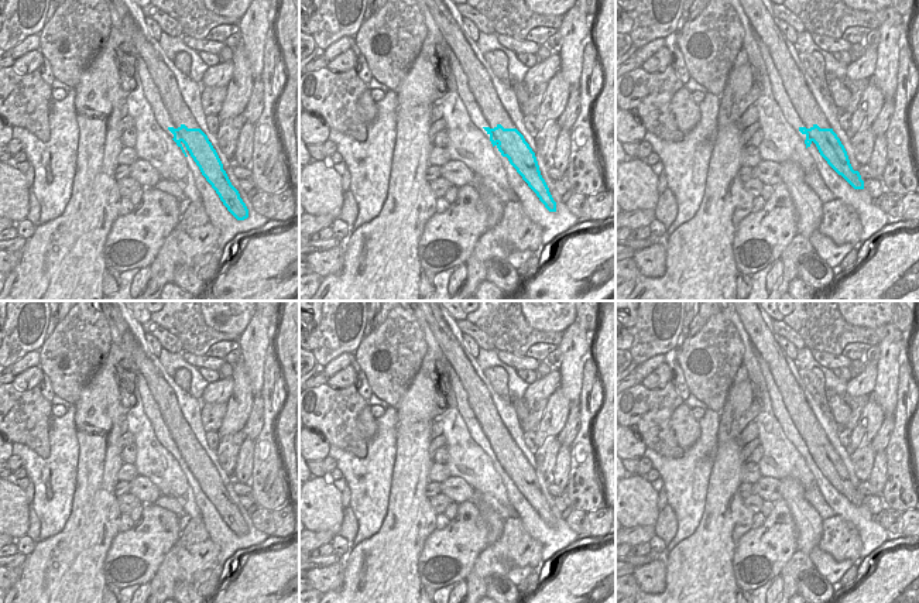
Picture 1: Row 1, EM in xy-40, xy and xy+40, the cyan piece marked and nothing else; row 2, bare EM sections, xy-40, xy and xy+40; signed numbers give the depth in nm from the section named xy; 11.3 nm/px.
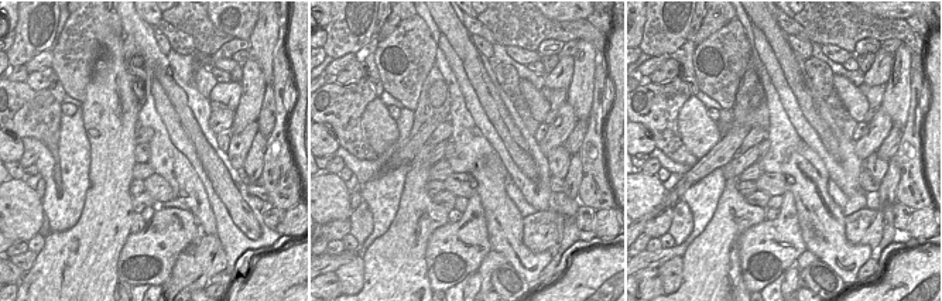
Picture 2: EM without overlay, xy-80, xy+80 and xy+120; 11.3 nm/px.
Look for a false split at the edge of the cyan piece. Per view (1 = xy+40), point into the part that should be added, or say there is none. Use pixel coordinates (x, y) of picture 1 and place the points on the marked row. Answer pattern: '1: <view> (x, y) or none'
1: none

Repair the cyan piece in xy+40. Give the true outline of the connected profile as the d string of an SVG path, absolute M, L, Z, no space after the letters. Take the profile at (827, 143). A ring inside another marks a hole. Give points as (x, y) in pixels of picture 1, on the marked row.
M813 124L810 129L799 127L799 131L806 136L806 148L815 143L820 155L839 175L854 189L864 189L860 172L853 169L847 151L833 129L820 129L817 124Z

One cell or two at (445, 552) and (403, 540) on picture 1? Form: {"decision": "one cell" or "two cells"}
{"decision": "two cells"}

